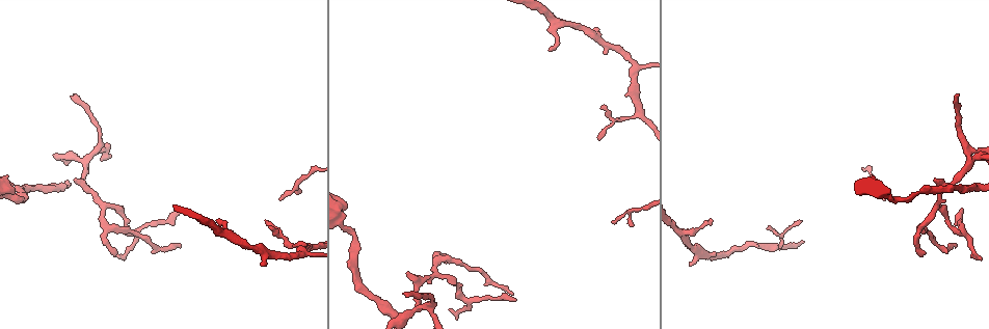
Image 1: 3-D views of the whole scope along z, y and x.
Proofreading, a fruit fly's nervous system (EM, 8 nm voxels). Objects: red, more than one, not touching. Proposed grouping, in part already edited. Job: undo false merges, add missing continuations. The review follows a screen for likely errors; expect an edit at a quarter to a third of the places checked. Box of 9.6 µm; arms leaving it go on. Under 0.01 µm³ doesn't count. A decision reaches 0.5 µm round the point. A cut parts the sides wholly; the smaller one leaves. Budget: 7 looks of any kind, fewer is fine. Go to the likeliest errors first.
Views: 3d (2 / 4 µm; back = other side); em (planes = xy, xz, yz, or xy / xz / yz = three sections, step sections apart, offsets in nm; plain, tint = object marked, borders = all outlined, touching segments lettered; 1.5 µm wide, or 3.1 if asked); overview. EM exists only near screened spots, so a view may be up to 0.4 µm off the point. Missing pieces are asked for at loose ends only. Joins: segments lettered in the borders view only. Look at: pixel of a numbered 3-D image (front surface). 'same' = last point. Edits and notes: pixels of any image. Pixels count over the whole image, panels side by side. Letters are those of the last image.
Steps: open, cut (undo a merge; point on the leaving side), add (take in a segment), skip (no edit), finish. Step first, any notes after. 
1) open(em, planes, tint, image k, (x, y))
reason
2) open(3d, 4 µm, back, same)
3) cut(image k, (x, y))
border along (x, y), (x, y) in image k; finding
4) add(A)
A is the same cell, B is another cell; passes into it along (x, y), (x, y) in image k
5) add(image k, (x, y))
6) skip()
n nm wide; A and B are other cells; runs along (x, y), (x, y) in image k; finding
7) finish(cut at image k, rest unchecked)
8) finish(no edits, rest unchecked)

open(em, planes, tint, image 1, (889, 200))
sudden change in width

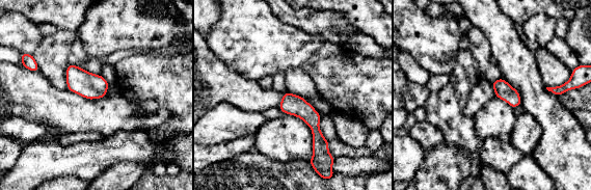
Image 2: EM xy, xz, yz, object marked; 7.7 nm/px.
open(em, planes, borders, same)

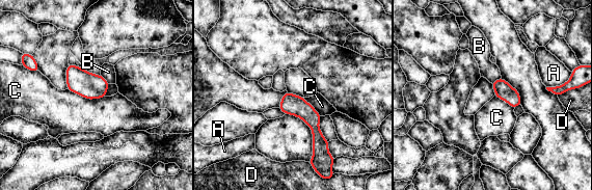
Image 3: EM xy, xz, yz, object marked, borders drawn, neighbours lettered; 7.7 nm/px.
skip()
140 nm wide; C touches over 300 nm; A, B, C and D are other cells; continuous, no second cell

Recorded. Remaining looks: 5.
open(em, planes, borders, image 1, (690, 266))
an open end

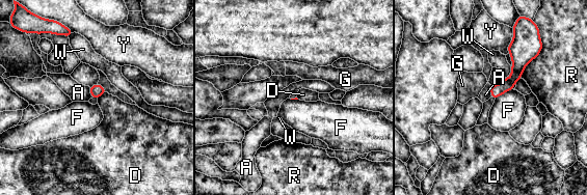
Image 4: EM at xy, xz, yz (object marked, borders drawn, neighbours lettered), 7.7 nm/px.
skip()
A, D, F, G, R, W and Y are other cells; border along (513, 89), (505, 91), (495, 100) in image 4; no lettered segment goes on from it

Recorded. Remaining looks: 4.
open(em, planes, borders, image 1, (77, 95))
tapers out

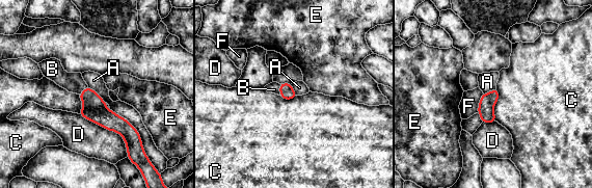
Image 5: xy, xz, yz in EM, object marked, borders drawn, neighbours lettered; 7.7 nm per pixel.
add(image 5, (273, 87))
B is the same cell, A, C, D, E and F are other cells; it goes on there

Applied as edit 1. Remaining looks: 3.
finish(add at image 5, rest unchecked)

